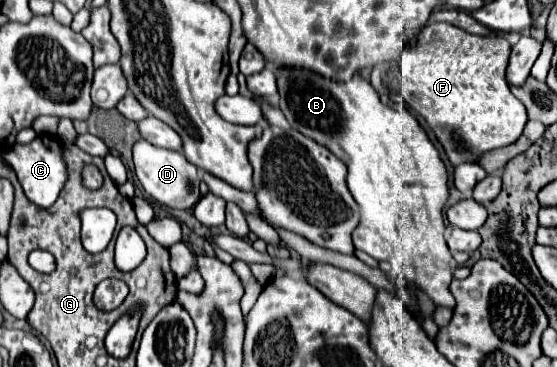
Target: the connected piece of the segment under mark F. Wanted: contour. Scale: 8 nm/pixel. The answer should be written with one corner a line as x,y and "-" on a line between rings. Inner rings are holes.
429,23
421,31
419,41
413,47
405,47
401,59
397,61
395,77
398,78
392,83
398,85
397,91
407,106
421,115
433,129
453,165
475,161
483,151
511,145
521,137
527,123
527,111
519,99
513,97
507,85
509,55
511,45
505,37
481,37
471,35
451,23

